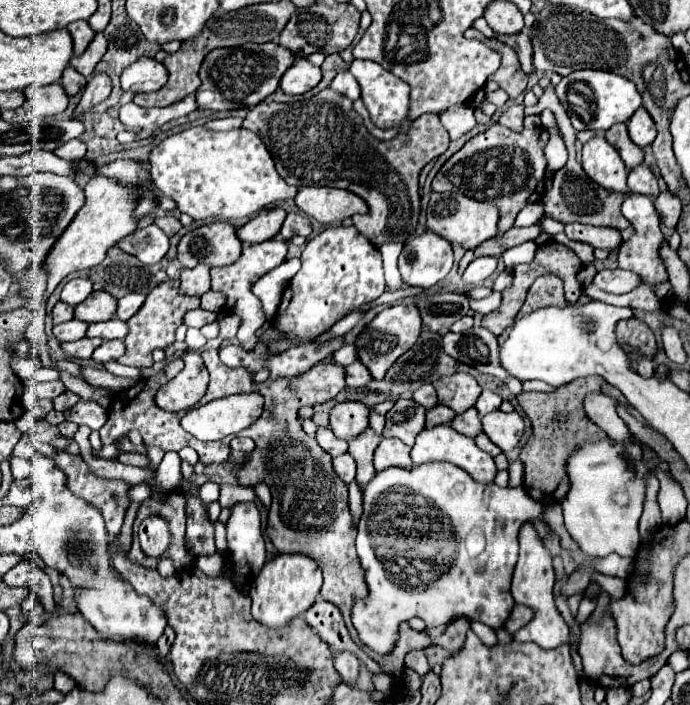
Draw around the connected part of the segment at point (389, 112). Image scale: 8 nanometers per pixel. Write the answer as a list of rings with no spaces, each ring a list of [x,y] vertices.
[[[353,60],[349,66],[349,72],[357,78],[361,86],[361,96],[365,102],[365,108],[369,110],[371,120],[375,122],[377,128],[397,128],[399,134],[407,134],[411,128],[411,118],[409,118],[409,86],[401,78],[393,76],[391,72],[383,70],[383,66],[371,62],[371,60]]]

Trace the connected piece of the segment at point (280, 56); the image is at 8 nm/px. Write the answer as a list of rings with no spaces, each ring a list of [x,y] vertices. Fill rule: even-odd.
[[[273,42],[247,44],[241,48],[217,48],[209,52],[201,64],[201,86],[197,88],[197,104],[203,110],[237,110],[253,108],[279,86],[285,70],[295,62],[295,56]]]

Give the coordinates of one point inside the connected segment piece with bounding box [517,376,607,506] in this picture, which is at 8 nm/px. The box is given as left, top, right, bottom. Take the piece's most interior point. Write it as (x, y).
(560, 426)

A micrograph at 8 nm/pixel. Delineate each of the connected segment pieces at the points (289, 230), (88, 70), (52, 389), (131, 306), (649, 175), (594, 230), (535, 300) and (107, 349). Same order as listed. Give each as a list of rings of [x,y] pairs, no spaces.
[[[293,212],[287,214],[287,218],[285,218],[285,222],[283,222],[283,228],[281,228],[281,234],[283,234],[285,240],[289,240],[289,238],[295,236],[295,234],[301,234],[301,236],[309,238],[311,232],[313,232],[313,228],[311,228],[309,218],[299,216],[299,214],[293,214]]]
[[[99,32],[99,34],[93,38],[93,42],[89,44],[89,48],[87,48],[81,56],[73,56],[73,58],[71,58],[71,66],[73,66],[79,74],[83,74],[85,78],[89,78],[89,76],[93,74],[97,62],[103,58],[105,50],[107,50],[107,40],[105,40],[105,36]]]
[[[61,380],[52,381],[52,382],[39,382],[39,384],[35,384],[35,390],[37,390],[37,396],[39,398],[57,398],[63,390],[65,390],[65,386],[63,386],[63,382]]]
[[[133,292],[133,294],[123,296],[123,298],[119,300],[119,304],[117,304],[117,318],[123,320],[123,322],[129,320],[129,318],[141,308],[143,302],[145,302],[145,296],[139,294],[139,292]]]
[[[639,166],[639,168],[633,168],[627,176],[627,184],[633,192],[639,192],[639,194],[647,194],[647,196],[653,196],[657,198],[659,196],[659,188],[657,188],[657,180],[653,176],[653,172],[647,168],[647,166]]]
[[[565,224],[565,234],[573,240],[581,240],[591,244],[593,248],[605,248],[609,252],[617,250],[623,244],[621,232],[615,228],[599,228],[585,224]]]
[[[553,276],[537,278],[537,282],[533,282],[533,286],[529,288],[527,300],[521,306],[517,320],[531,314],[535,308],[545,306],[569,306],[569,302],[563,298],[563,282],[559,282],[559,278]]]
[[[107,340],[103,342],[95,352],[93,352],[93,360],[97,364],[107,364],[107,362],[113,362],[117,360],[119,356],[125,354],[125,344],[123,340]]]

